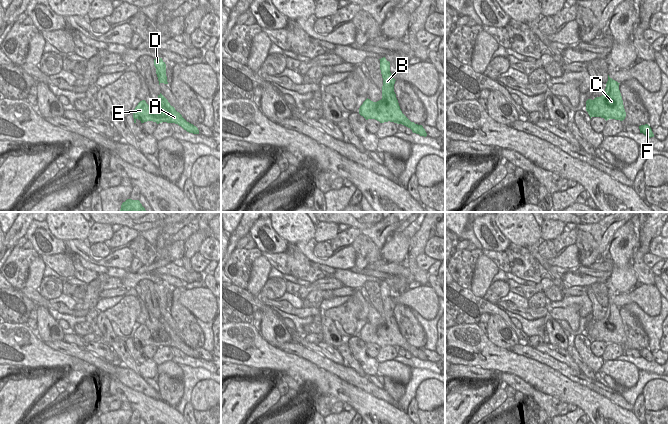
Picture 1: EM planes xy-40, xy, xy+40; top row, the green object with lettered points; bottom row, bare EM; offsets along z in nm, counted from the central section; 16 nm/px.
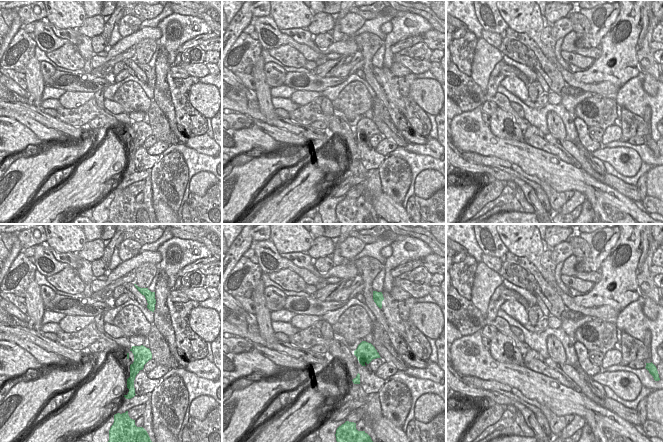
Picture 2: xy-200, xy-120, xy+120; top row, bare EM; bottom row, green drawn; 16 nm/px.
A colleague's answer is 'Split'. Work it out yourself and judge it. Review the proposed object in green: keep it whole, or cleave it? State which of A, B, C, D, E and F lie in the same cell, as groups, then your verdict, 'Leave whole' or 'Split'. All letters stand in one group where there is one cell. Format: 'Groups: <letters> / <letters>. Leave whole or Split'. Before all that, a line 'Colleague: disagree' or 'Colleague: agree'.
Colleague: disagree
Groups: A B C D E F. Leave whole.

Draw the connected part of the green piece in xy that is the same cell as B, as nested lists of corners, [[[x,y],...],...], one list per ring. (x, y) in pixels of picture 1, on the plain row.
[[[385,281],[380,284],[380,294],[383,302],[382,323],[373,326],[366,323],[359,332],[359,338],[366,344],[375,343],[380,347],[394,346],[402,348],[420,360],[427,360],[422,349],[411,346],[401,335],[396,318],[394,316],[395,303],[390,296],[390,286]]]

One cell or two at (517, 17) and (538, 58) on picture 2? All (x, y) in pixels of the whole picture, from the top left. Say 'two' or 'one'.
two

